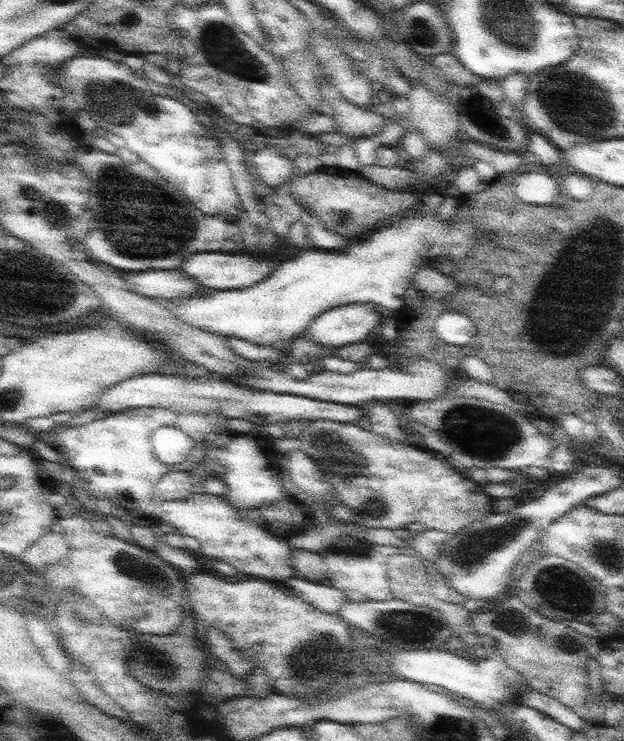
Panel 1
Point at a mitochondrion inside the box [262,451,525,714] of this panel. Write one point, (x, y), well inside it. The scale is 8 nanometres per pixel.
(409, 623)

